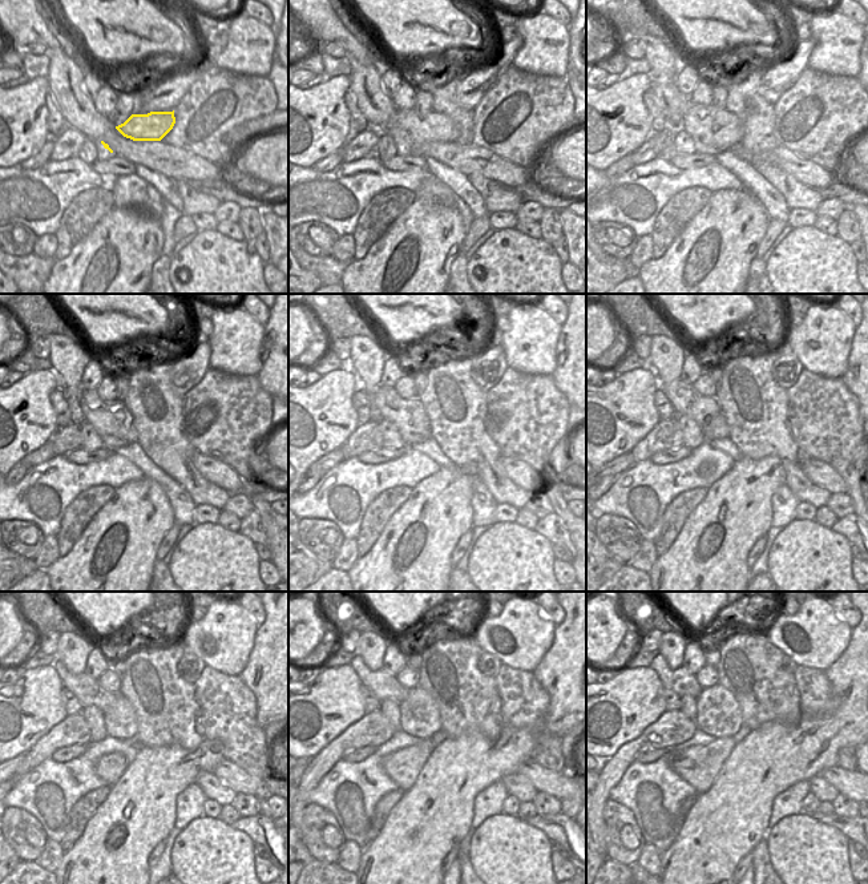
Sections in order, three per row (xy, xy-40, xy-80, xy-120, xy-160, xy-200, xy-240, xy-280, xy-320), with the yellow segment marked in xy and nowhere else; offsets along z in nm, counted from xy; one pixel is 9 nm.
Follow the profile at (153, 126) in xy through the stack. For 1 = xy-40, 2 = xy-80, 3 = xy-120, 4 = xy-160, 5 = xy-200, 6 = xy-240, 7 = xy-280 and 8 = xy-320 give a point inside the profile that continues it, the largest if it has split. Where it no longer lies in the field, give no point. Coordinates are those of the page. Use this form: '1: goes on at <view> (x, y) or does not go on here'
1: goes on at xy-40 (410, 129)
2: goes on at xy-80 (714, 130)
3: goes on at xy-120 (112, 420)
4: goes on at xy-160 (408, 415)
5: goes on at xy-200 (686, 400)
6: goes on at xy-240 (88, 691)
7: goes on at xy-280 (384, 686)
8: goes on at xy-320 (679, 681)

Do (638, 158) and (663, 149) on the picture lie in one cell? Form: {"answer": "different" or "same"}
{"answer": "same"}

